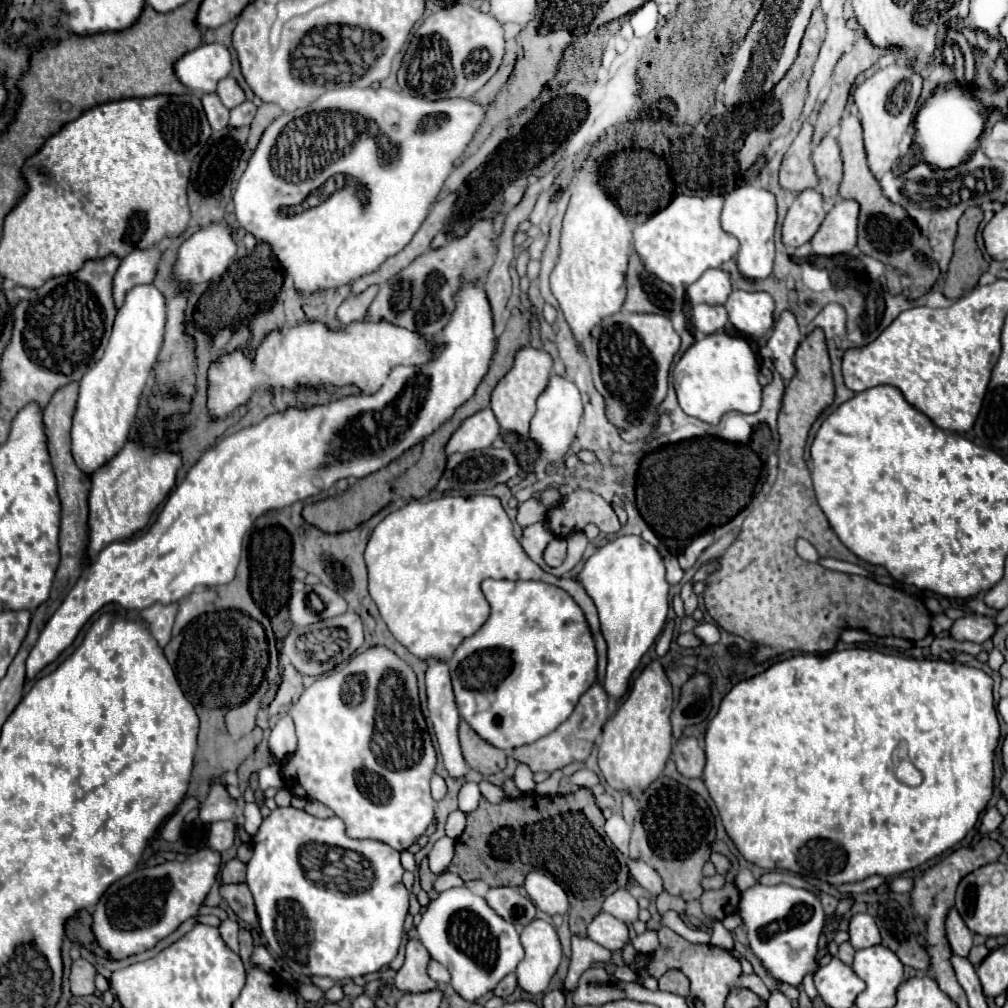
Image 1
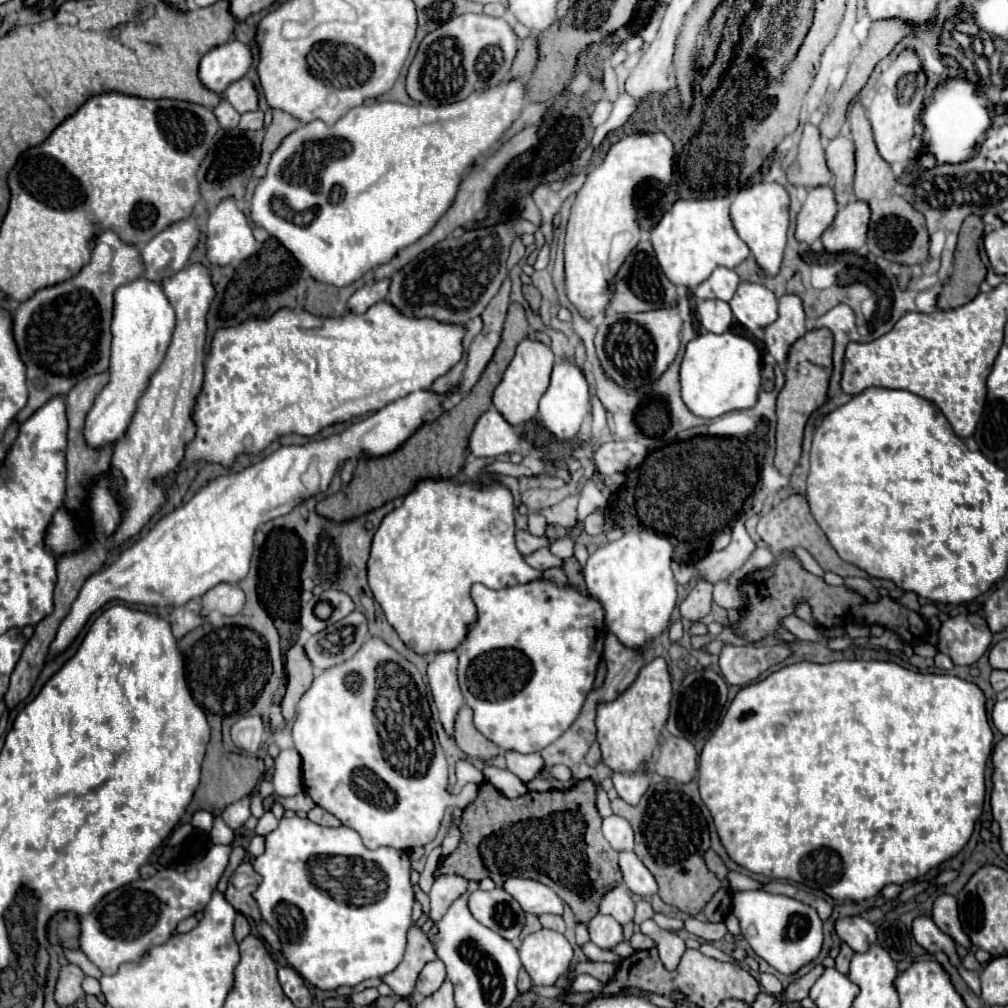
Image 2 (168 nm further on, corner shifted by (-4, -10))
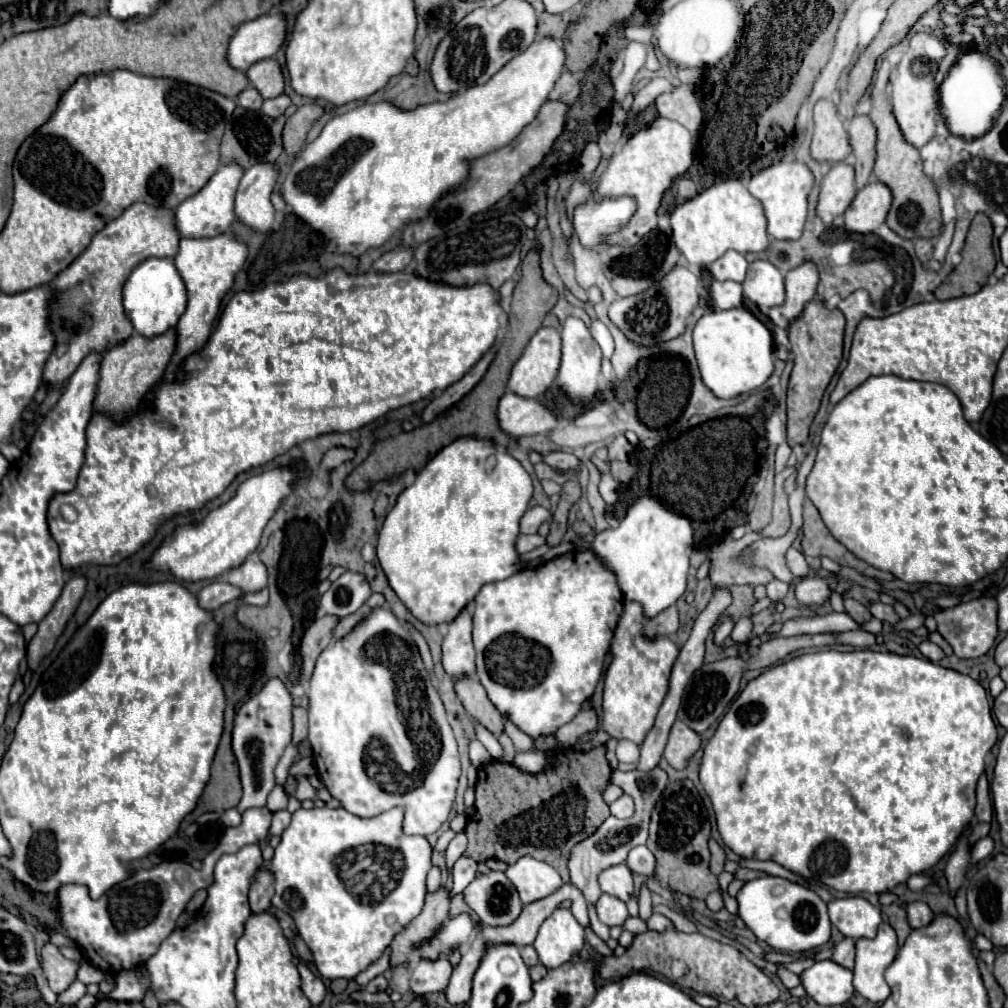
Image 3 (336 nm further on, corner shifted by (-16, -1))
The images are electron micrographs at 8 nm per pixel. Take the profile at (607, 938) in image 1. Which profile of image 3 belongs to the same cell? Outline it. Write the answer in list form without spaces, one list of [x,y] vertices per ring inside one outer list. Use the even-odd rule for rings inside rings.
[[[602,895],[596,903],[596,911],[598,911],[598,917],[602,923],[606,923],[608,927],[614,927],[614,925],[624,925],[624,921],[628,919],[628,909],[626,909],[626,903],[612,897],[612,895]]]

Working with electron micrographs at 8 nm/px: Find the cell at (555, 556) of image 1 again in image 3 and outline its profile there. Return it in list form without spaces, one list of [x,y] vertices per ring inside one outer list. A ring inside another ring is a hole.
[[[520,535],[516,541],[516,549],[518,549],[518,553],[528,553],[544,543],[546,543],[546,539],[540,535]]]

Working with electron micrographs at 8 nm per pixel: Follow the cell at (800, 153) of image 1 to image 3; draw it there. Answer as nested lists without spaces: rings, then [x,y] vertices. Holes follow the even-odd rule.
[[[818,101],[814,107],[814,139],[810,155],[816,161],[834,165],[846,161],[850,153],[852,149],[848,145],[844,121],[840,119],[836,105],[830,101]]]

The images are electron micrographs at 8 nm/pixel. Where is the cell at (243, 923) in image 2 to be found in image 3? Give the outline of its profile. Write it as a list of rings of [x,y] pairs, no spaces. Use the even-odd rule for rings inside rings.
[[[260,867],[252,879],[250,887],[250,909],[254,915],[264,913],[270,907],[272,899],[272,873],[266,867]]]

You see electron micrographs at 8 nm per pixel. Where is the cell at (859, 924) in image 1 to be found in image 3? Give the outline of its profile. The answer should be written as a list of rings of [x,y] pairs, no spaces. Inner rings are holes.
[[[844,897],[828,903],[830,921],[840,929],[844,937],[862,939],[876,937],[876,929],[882,923],[882,913],[870,901],[862,897]]]

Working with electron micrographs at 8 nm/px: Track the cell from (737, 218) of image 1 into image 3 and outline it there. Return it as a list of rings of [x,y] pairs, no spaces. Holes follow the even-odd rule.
[[[776,163],[768,169],[762,169],[760,173],[756,173],[750,179],[748,191],[752,193],[752,197],[756,197],[762,207],[764,207],[764,215],[768,221],[768,235],[780,241],[794,241],[802,235],[802,227],[806,221],[806,211],[808,211],[808,193],[814,185],[814,177],[810,173],[810,169],[804,163]]]

